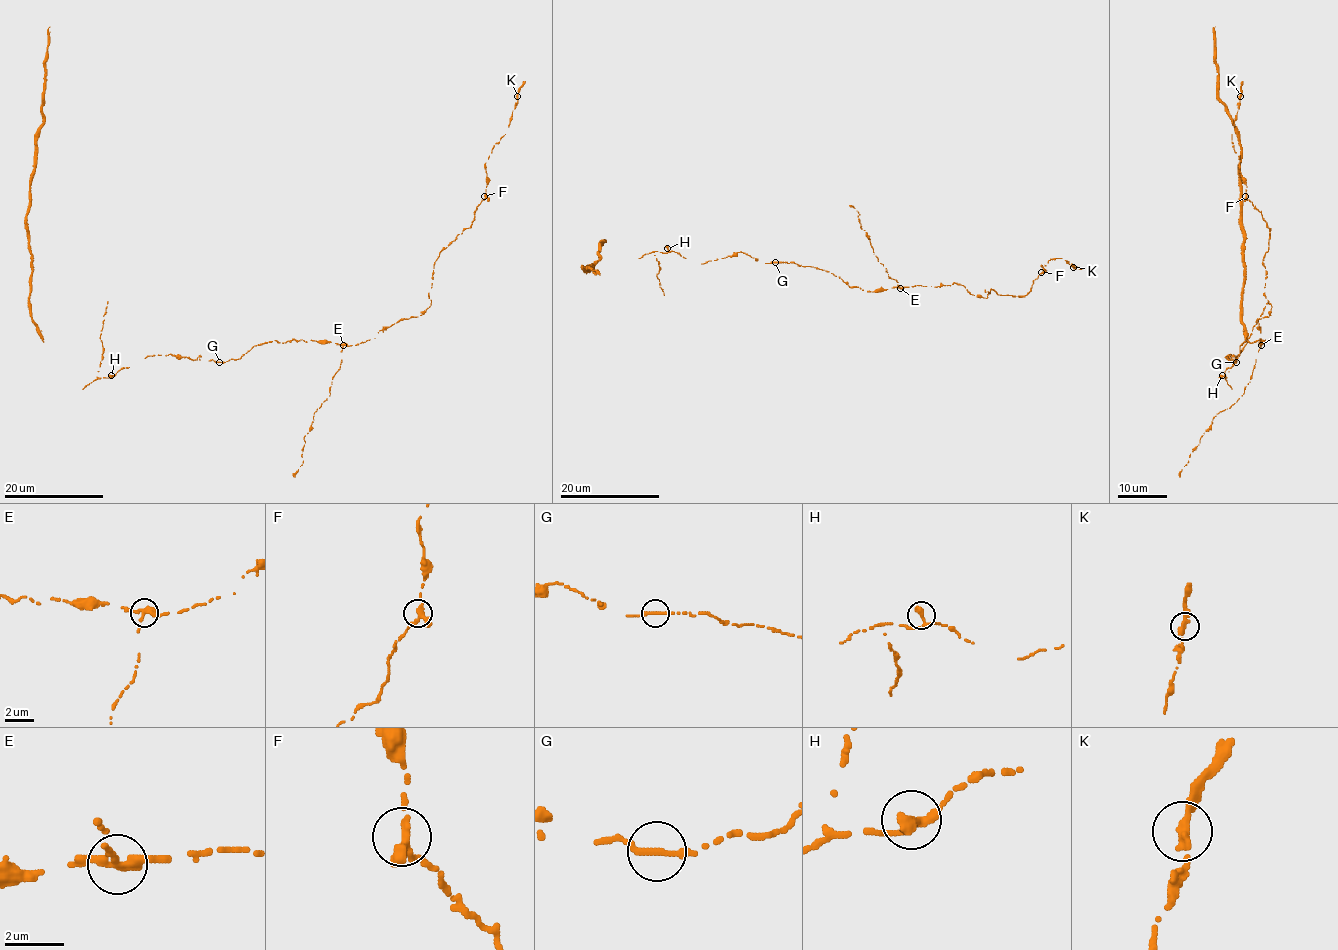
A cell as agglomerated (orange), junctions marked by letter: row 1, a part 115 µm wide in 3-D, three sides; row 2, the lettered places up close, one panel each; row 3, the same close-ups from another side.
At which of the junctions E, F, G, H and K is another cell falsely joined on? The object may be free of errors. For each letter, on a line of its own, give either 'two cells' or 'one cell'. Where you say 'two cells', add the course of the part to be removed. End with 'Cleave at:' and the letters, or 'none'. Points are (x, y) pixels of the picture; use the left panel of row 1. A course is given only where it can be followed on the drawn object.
E: two cells; foreign part runs (343, 345), (341, 364), (332, 378), (330, 393), (314, 413), (311, 429), (304, 437), (303, 462), (295, 477)
F: one cell
G: one cell
H: one cell
K: one cell
Cleave at: E

